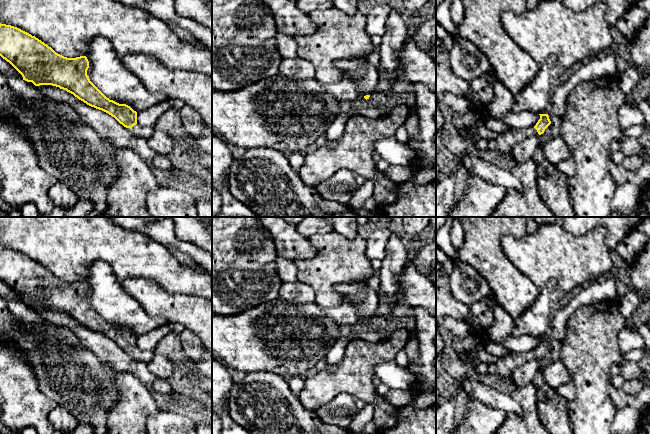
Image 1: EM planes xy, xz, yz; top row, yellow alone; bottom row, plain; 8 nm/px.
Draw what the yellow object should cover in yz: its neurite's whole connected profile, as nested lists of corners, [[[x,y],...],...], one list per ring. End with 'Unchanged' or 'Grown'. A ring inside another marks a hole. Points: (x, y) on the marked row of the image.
[[[548,114],[539,115],[540,119],[534,127],[509,128],[505,133],[498,134],[495,139],[488,142],[488,150],[498,156],[508,157],[517,143],[536,133],[543,134],[545,129],[551,124],[551,121]]]. Grown

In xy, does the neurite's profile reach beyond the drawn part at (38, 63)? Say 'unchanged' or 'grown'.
grown

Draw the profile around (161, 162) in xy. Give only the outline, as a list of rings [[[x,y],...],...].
[[[158,155],[153,159],[151,167],[161,171],[167,171],[172,168],[172,163],[168,156]]]

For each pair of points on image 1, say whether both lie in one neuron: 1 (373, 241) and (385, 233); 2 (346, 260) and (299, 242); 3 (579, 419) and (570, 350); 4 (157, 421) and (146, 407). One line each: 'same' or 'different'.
1: same
2: different
3: same
4: different

